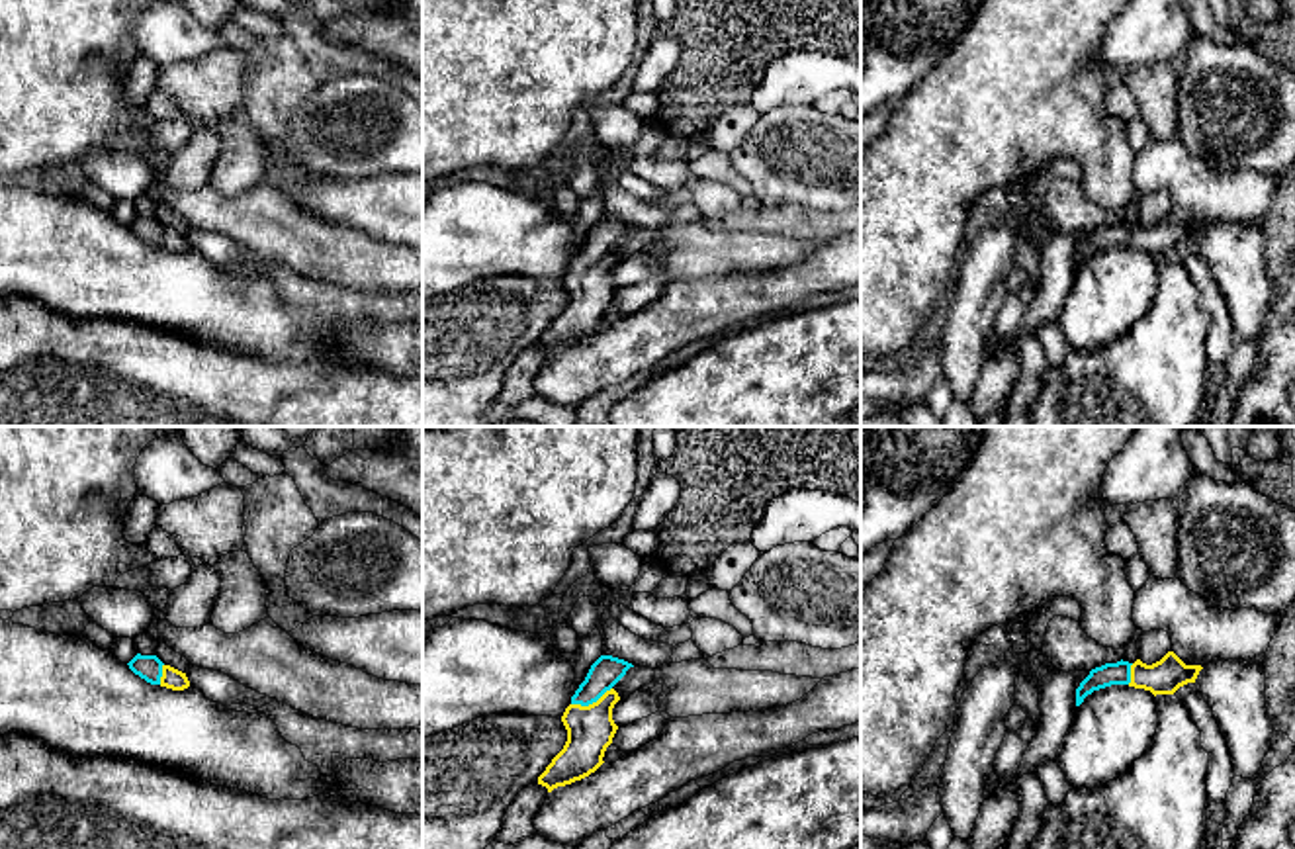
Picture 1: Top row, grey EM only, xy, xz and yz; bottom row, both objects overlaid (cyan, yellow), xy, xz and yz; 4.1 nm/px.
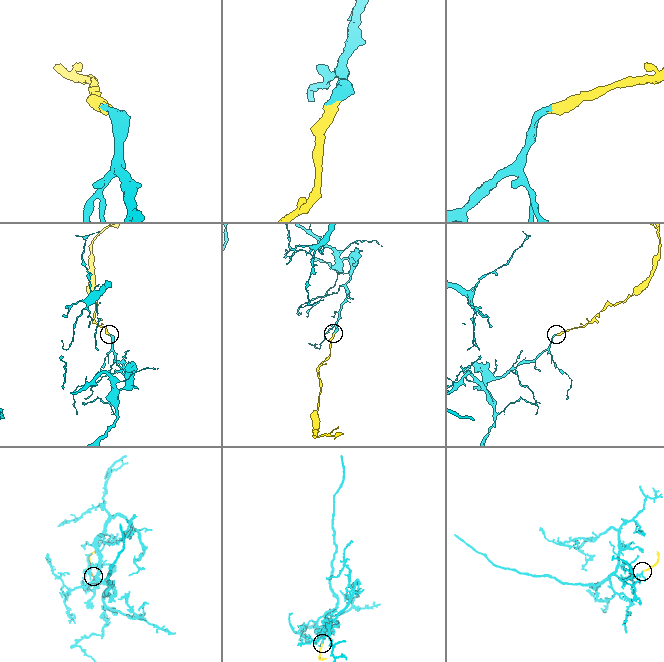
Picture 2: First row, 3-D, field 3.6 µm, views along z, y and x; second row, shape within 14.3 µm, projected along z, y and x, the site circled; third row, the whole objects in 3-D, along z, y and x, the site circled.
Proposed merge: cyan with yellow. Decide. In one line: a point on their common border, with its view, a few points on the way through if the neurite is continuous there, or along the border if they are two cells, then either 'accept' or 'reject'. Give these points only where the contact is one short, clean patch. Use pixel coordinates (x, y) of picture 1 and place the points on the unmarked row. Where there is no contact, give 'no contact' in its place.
xz (591, 265) | across xz (605, 233), (591, 265), (591, 290) | accept

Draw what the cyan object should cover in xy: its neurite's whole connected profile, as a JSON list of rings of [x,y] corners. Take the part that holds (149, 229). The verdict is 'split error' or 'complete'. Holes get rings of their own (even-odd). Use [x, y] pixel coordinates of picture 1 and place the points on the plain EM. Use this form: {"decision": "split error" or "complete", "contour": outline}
{"decision": "split error", "contour": [[[137,215],[127,227],[135,237],[151,246],[160,246],[172,252],[184,252],[190,248],[186,235],[164,227],[156,217]]]}

